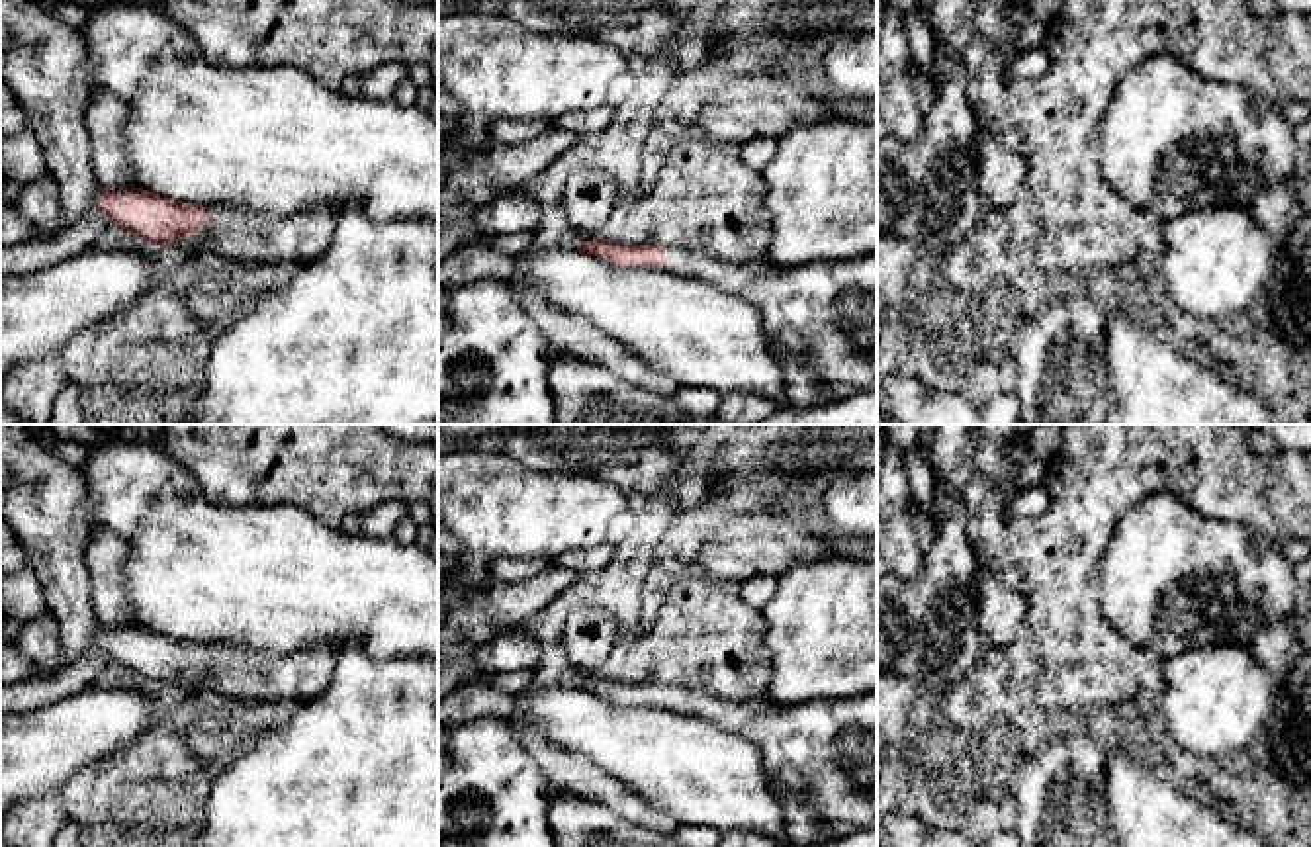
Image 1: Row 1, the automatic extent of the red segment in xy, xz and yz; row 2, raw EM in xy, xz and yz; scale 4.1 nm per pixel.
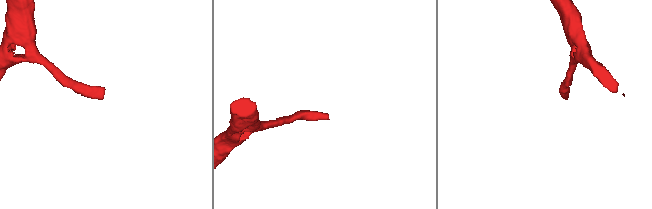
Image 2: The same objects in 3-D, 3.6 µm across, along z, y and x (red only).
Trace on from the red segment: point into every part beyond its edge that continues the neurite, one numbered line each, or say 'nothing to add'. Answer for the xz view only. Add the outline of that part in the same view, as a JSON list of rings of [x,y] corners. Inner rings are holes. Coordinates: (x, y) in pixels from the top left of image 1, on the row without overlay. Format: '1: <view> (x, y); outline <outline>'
1: xz (822, 754); outline [[[665,685],[661,708],[697,716],[755,743],[785,812],[787,847],[808,847],[877,829],[877,691],[861,696],[775,704],[767,696],[730,702]]]

